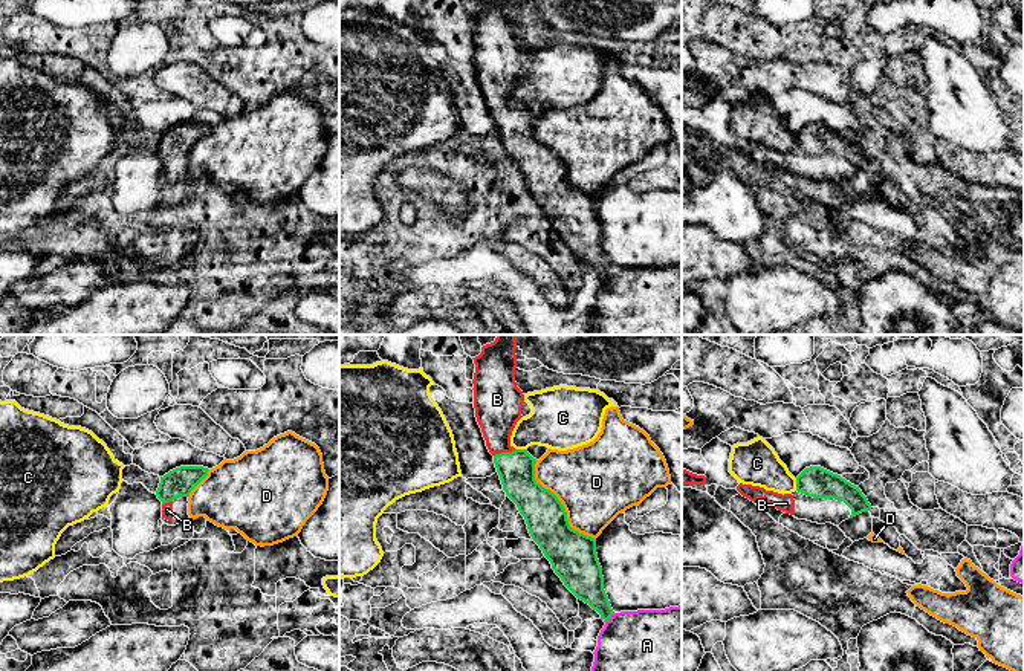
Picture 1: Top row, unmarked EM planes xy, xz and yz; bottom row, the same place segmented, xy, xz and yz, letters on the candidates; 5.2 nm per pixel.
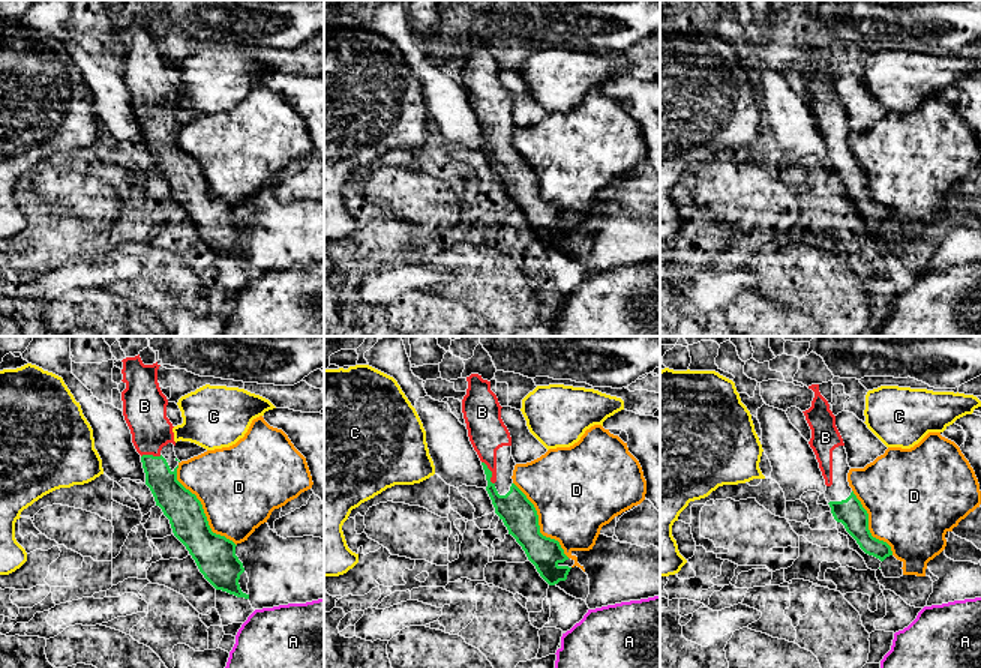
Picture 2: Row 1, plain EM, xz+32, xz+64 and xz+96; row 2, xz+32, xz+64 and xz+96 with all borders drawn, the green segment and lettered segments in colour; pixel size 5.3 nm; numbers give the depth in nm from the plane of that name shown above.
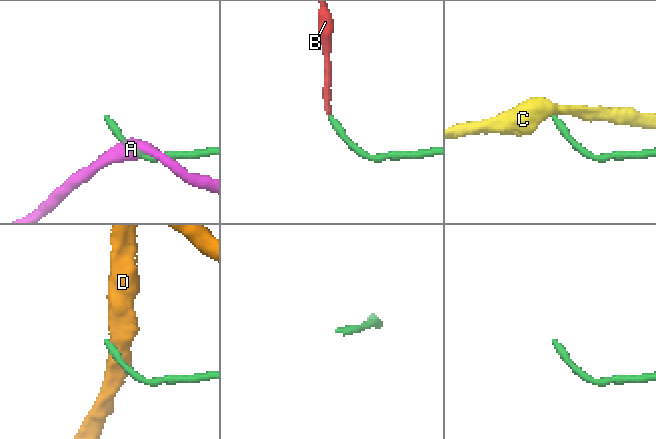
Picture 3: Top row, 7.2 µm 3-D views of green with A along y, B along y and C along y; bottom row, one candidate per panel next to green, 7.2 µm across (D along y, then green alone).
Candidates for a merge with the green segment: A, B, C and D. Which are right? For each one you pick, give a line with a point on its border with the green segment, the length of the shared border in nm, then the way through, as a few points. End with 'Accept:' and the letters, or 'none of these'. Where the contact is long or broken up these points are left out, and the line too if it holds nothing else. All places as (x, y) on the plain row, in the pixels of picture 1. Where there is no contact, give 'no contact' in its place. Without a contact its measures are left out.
B: xz (505, 110) | 120 nm | across xz (517, 127), (505, 110), (497, 95), (497, 64)
Accept: B

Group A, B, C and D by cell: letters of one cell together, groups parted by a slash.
A / B / C / D

